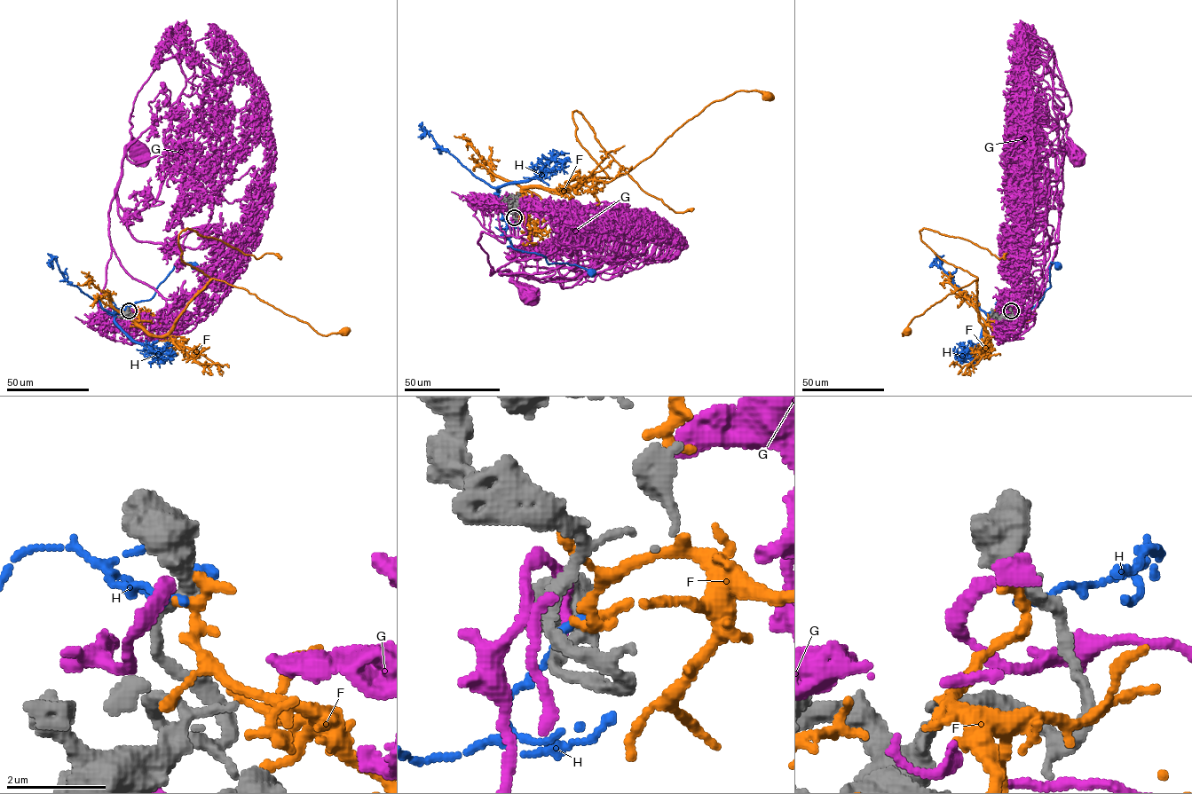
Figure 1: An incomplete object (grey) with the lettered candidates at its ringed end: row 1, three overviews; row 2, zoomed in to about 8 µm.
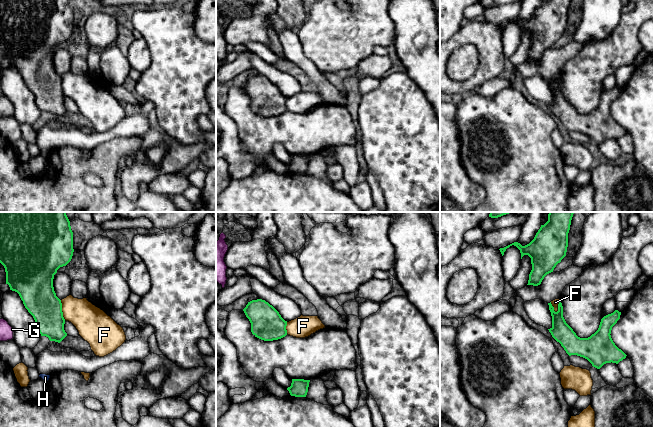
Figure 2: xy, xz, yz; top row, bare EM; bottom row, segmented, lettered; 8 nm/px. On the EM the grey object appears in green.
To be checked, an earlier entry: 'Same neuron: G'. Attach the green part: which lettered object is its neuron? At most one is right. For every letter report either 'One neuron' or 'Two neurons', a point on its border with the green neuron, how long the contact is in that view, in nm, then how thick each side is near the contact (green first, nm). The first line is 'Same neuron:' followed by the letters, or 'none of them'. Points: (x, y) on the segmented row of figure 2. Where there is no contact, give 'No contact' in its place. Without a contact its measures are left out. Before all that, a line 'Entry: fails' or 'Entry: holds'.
Entry: holds
Same neuron: G
F: Two neurons. Touches green at yz (558, 306). Shared border 110 nm. Thickness 160 nm (green) against 50 nm
G: One neuron. No contact
H: Two neurons. No contact

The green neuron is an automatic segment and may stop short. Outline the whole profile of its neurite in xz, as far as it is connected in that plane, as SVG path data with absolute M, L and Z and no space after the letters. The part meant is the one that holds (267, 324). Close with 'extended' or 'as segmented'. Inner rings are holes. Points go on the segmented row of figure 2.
M252 300L243 311L251 323L251 332L255 337L273 341L287 335L287 321L265 300Z; as segmented

